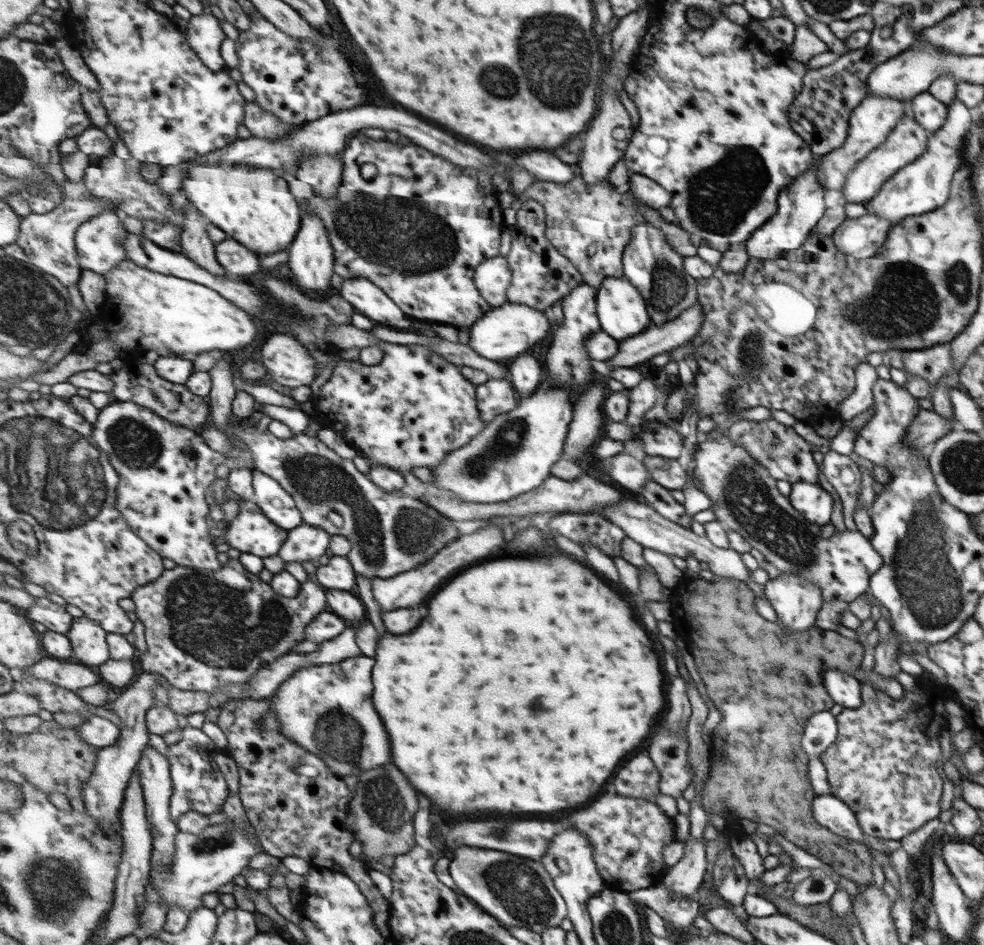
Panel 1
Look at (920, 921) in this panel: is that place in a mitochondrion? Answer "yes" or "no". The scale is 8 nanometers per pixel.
no

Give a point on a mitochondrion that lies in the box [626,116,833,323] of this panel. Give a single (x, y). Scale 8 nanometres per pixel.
(707, 213)

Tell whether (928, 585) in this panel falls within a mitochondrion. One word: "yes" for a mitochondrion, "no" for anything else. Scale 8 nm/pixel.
yes

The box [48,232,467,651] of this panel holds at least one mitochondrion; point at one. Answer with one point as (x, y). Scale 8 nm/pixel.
(321, 483)

